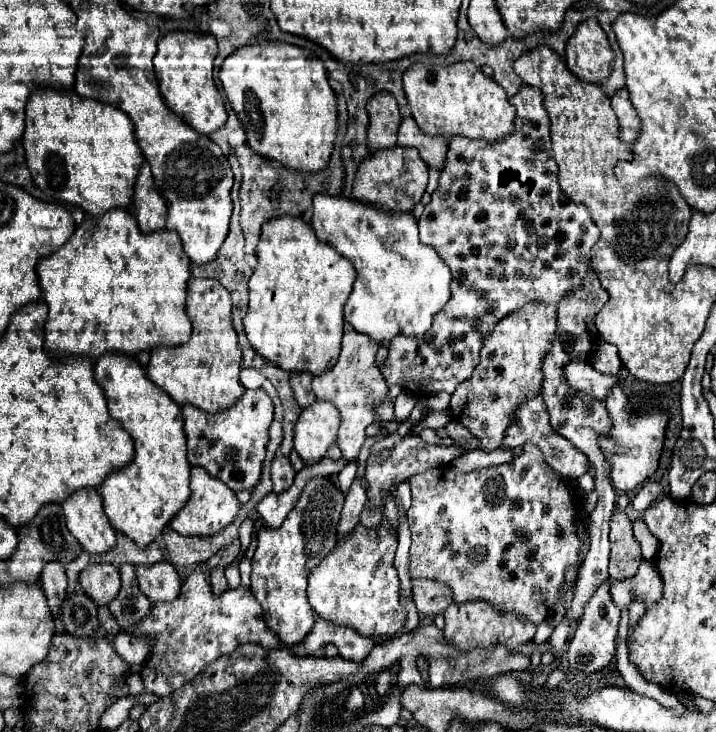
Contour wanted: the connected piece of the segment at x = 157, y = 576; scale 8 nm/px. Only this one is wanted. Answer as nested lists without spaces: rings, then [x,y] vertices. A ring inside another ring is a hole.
[[[168,561],[156,565],[136,565],[136,579],[140,591],[152,601],[172,601],[180,593],[180,577]]]

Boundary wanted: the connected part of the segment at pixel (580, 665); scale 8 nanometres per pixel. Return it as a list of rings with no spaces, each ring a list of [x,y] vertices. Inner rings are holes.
[[[602,583],[596,593],[592,595],[592,599],[586,603],[584,613],[580,617],[580,623],[574,631],[574,637],[568,645],[568,661],[572,669],[578,669],[586,675],[602,671],[604,667],[610,665],[610,661],[614,659],[616,653],[616,633],[618,633],[618,621],[620,621],[620,609],[616,609],[614,601],[610,599],[608,593],[608,583]]]

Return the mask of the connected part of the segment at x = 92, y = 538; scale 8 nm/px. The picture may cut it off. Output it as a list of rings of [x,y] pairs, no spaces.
[[[84,487],[60,503],[70,533],[78,539],[84,551],[104,553],[116,543],[116,533],[102,509],[100,493],[94,487]]]

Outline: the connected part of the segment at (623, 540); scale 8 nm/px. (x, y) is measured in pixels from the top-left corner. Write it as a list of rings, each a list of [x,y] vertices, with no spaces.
[[[616,509],[610,517],[610,577],[624,579],[636,575],[642,555],[640,543],[634,539],[632,521],[620,509]]]

